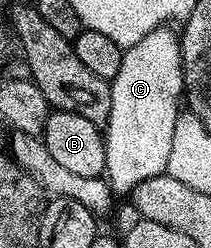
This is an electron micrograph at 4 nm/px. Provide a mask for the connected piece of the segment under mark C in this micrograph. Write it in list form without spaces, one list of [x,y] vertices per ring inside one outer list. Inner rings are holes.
[[[170,28],[153,30],[148,36],[137,39],[131,50],[127,49],[122,56],[120,72],[110,82],[112,92],[112,108],[104,127],[106,139],[106,172],[111,190],[115,195],[129,195],[136,184],[144,184],[144,180],[152,180],[152,176],[166,173],[168,152],[172,152],[172,132],[176,132],[176,120],[180,117],[180,109],[184,102],[182,89],[182,43],[179,35]]]

